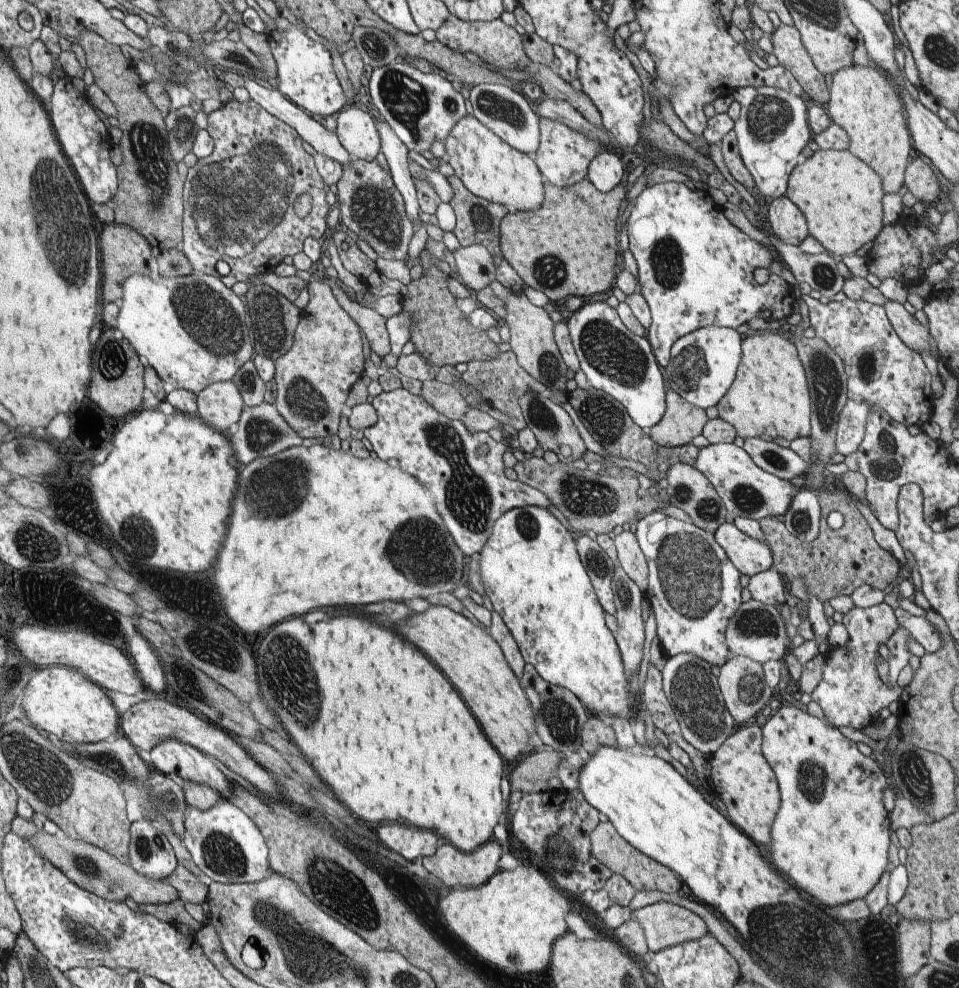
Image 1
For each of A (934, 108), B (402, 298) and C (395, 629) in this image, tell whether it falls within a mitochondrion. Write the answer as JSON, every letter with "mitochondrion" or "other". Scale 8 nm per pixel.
{"A":"other","B":"other","C":"other"}

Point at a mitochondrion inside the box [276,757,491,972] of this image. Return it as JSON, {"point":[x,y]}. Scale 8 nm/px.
{"point":[335,886]}

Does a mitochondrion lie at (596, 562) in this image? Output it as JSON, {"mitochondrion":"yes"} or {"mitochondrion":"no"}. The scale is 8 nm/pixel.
{"mitochondrion":"yes"}

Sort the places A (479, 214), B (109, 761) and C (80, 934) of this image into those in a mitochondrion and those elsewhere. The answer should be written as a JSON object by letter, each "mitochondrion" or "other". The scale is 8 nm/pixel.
{"A":"mitochondrion","B":"mitochondrion","C":"mitochondrion"}

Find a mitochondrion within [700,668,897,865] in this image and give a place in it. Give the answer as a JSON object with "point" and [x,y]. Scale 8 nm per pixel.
{"point":[812,780]}

